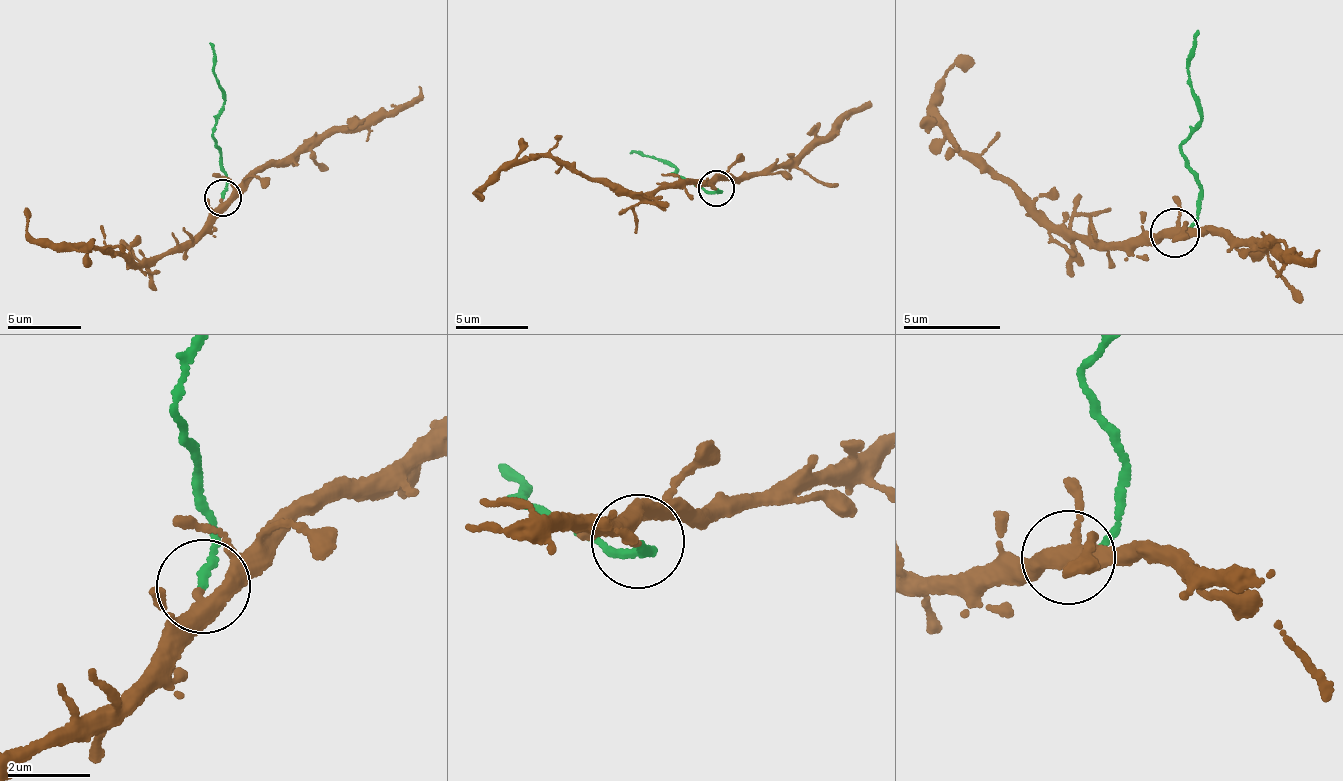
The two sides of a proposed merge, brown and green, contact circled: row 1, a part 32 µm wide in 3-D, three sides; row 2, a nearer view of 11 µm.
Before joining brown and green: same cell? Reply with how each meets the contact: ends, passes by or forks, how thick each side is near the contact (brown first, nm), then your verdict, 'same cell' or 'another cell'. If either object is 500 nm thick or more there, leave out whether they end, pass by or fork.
brown passes by; green ends there; 240 nm thick on the brown side, 190 nm on the other; another cell

